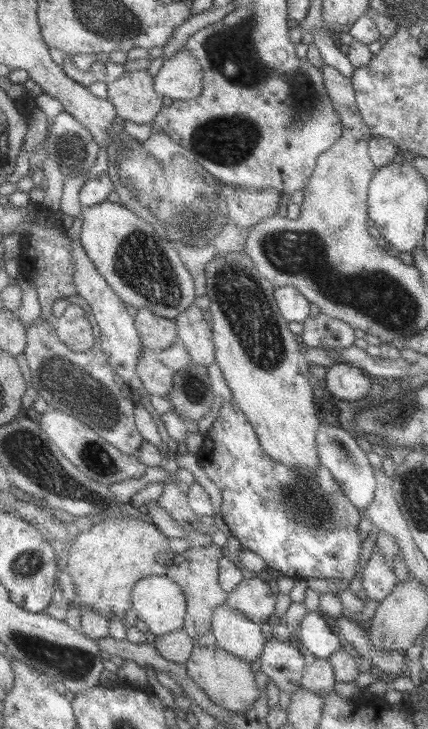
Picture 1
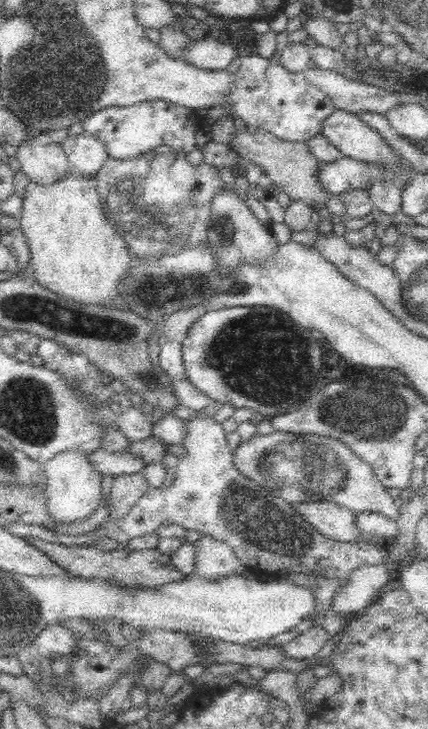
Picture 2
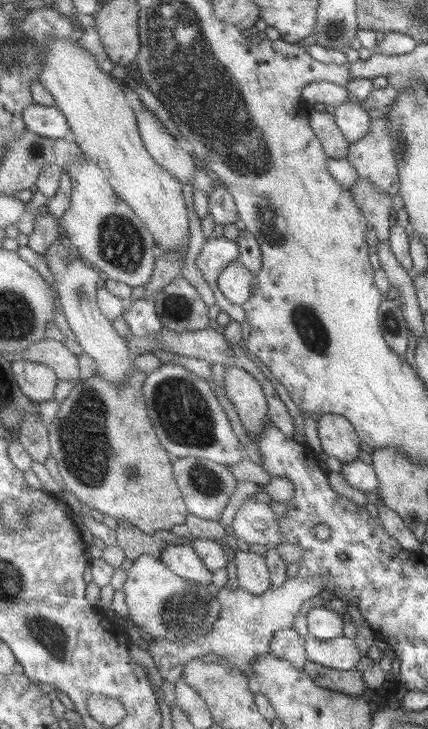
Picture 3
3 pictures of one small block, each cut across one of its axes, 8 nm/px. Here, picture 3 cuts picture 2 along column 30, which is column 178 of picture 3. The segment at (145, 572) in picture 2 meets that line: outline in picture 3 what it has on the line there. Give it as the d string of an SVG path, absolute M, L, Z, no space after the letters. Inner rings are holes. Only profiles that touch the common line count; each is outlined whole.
M119 522L119 546L126 552L128 559L138 561L142 556L151 555L162 559L162 553L174 545L189 542L172 531L162 530L156 534L144 532L129 522Z

